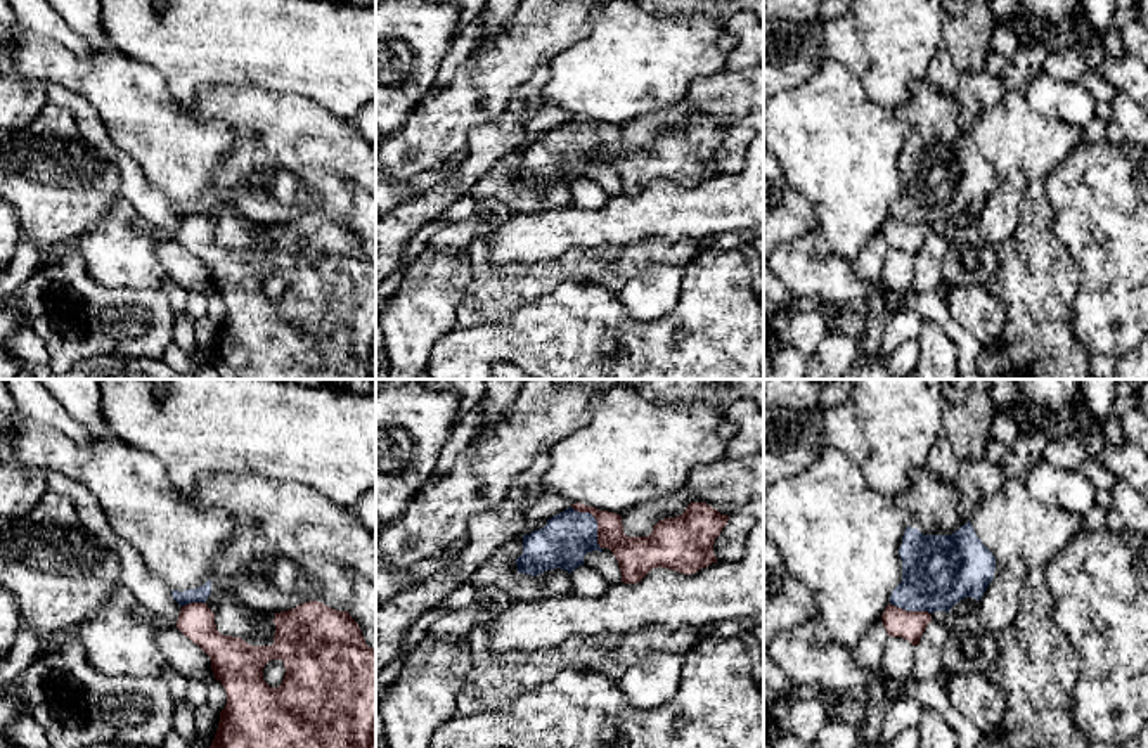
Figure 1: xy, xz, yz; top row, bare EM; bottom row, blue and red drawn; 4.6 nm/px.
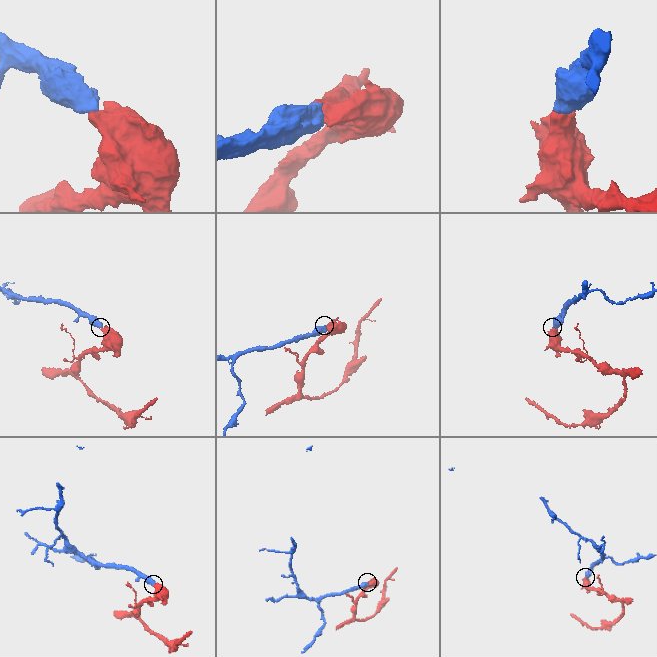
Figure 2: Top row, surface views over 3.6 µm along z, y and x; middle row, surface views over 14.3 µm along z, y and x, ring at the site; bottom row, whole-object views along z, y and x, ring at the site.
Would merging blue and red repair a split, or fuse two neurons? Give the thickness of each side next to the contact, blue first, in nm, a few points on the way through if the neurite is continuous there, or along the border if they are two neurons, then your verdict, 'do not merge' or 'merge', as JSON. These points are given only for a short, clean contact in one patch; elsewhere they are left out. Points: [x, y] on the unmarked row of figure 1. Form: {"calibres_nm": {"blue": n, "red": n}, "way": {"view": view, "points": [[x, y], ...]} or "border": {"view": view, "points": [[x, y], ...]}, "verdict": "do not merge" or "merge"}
{"calibres_nm": {"blue": 240, "red": 180}, "border": {"view": "xz", "points": [[572, 118], [594, 130], [596, 154], [601, 161]]}, "verdict": "do not merge"}

